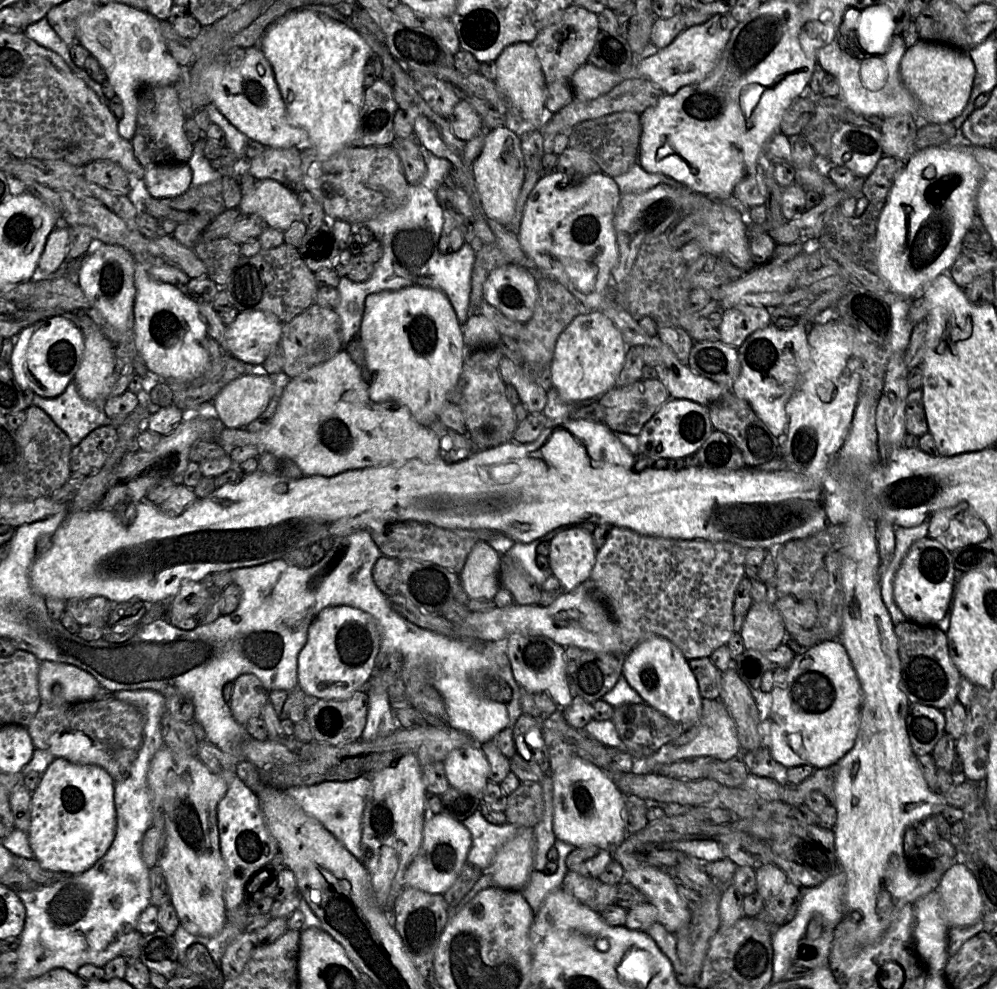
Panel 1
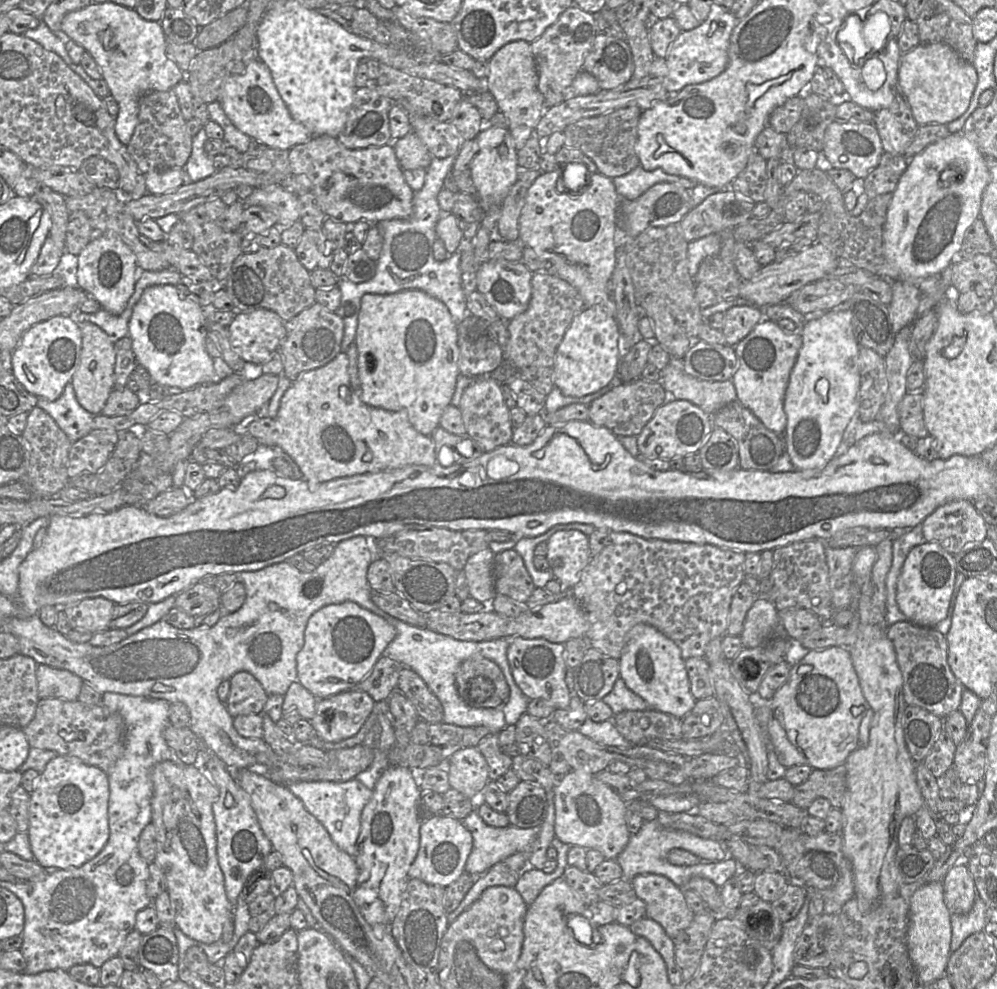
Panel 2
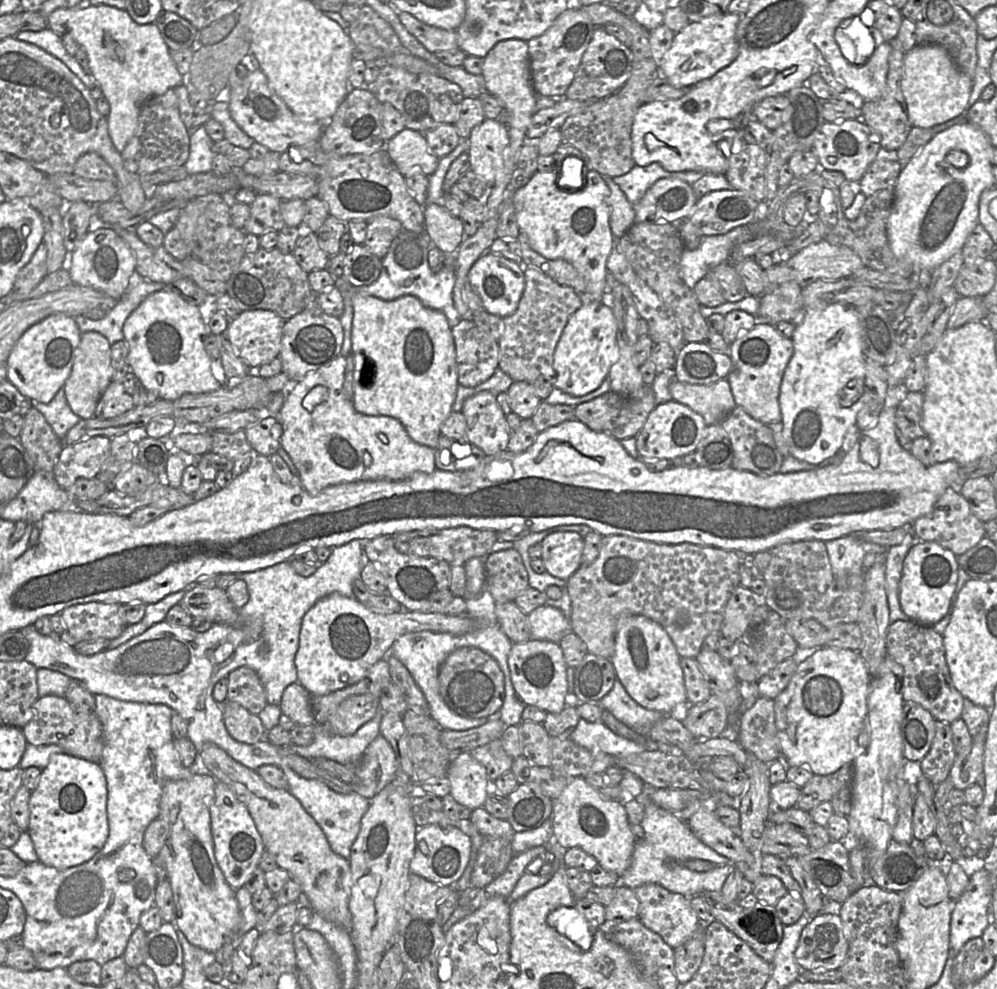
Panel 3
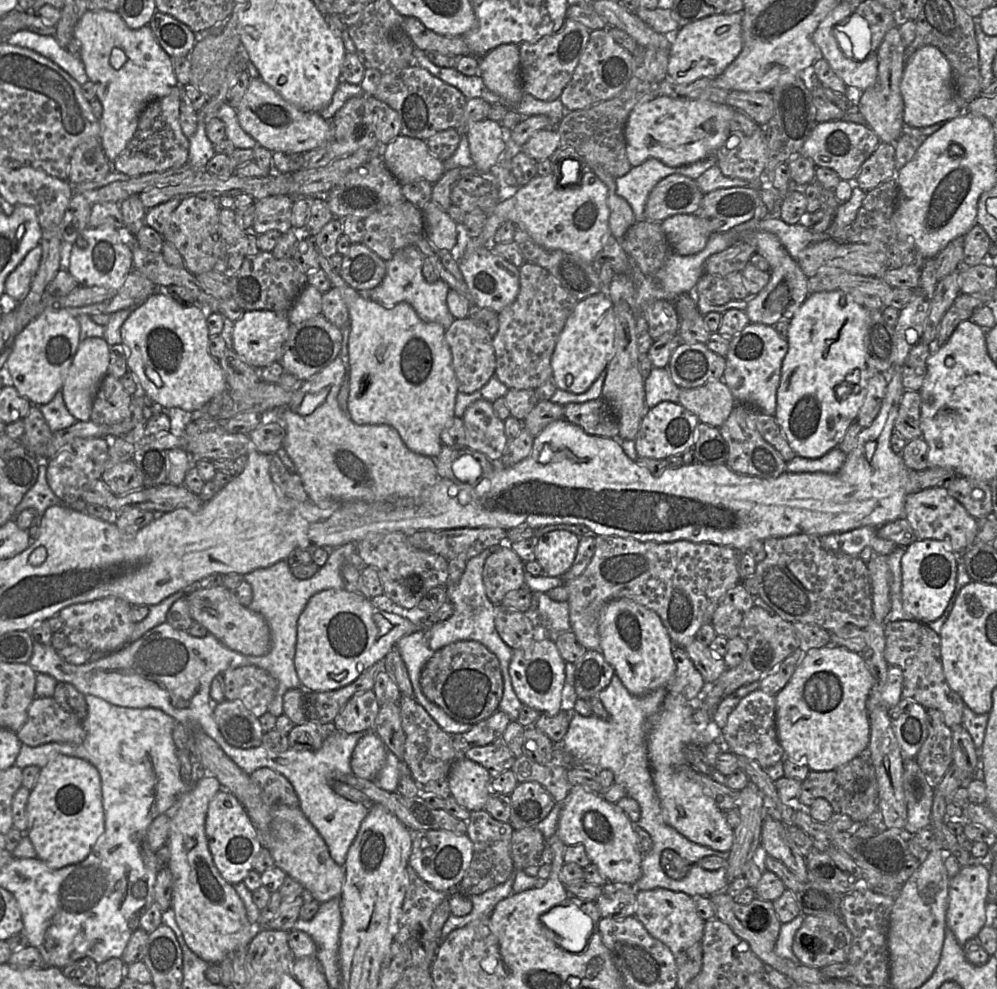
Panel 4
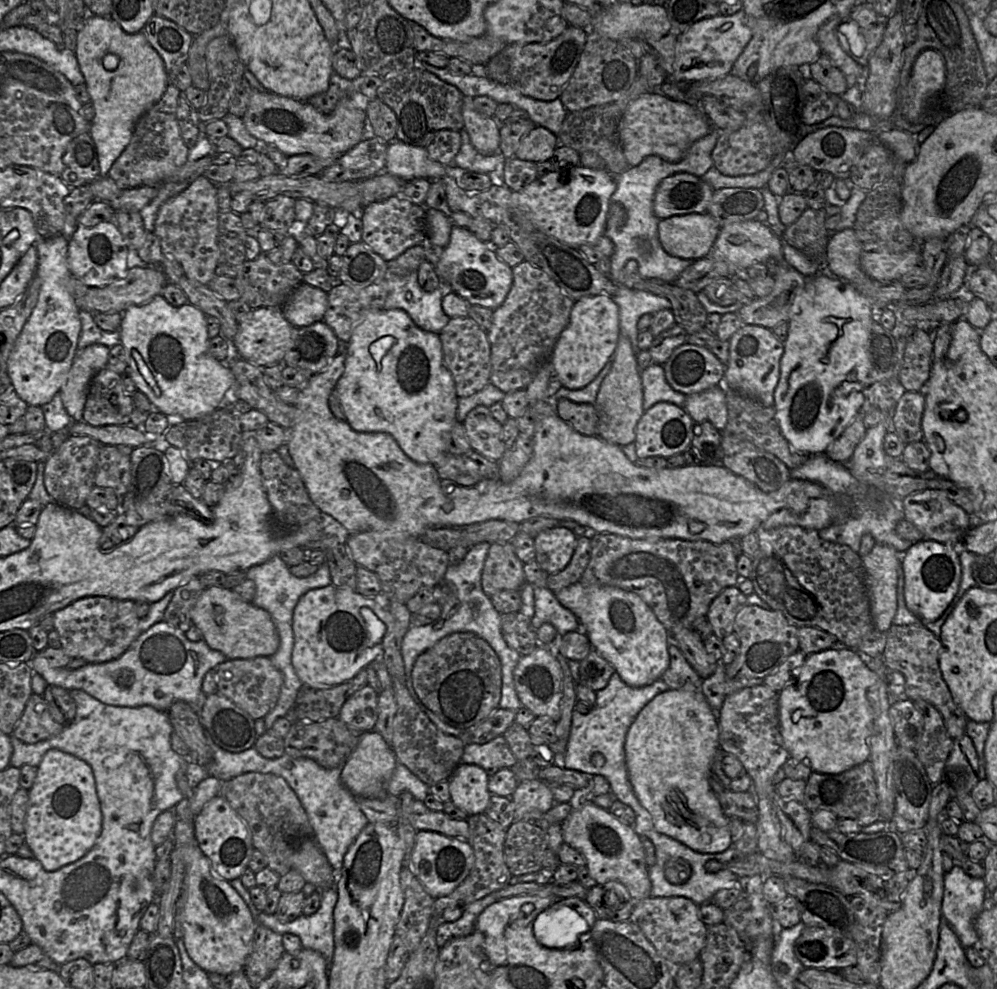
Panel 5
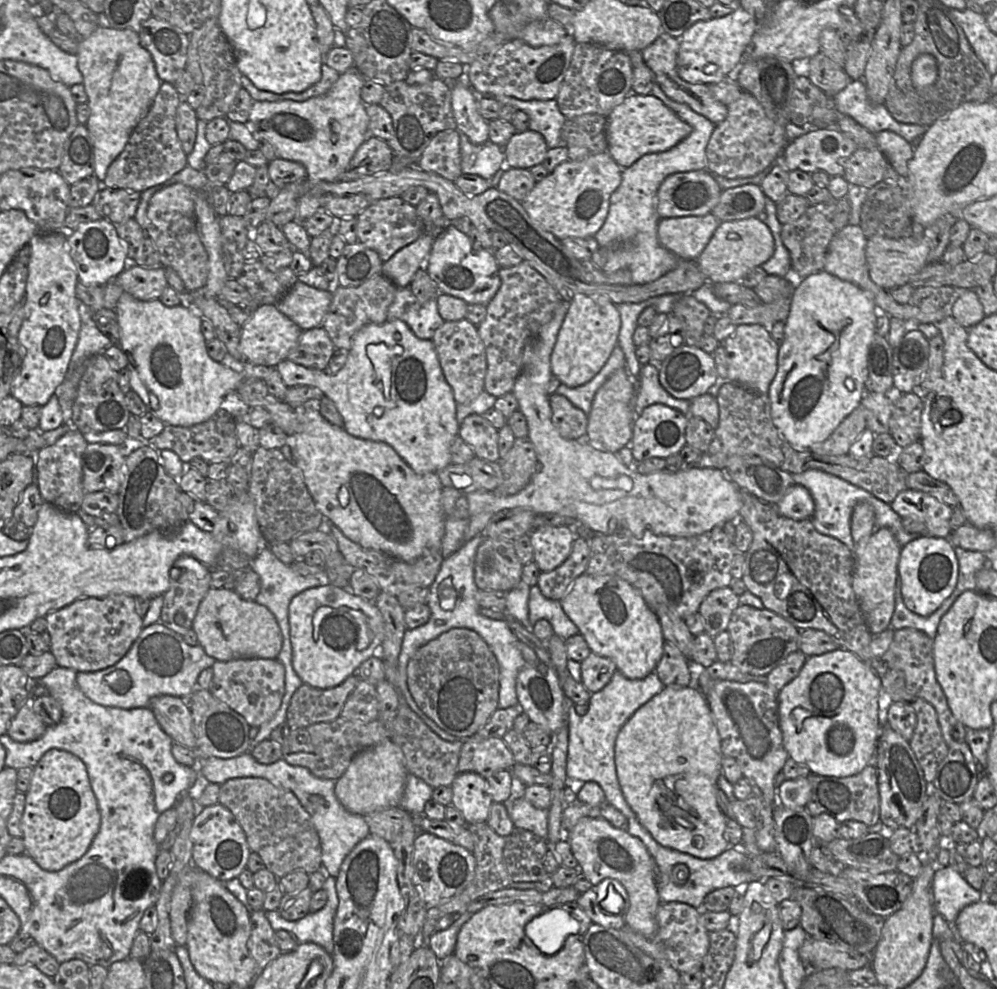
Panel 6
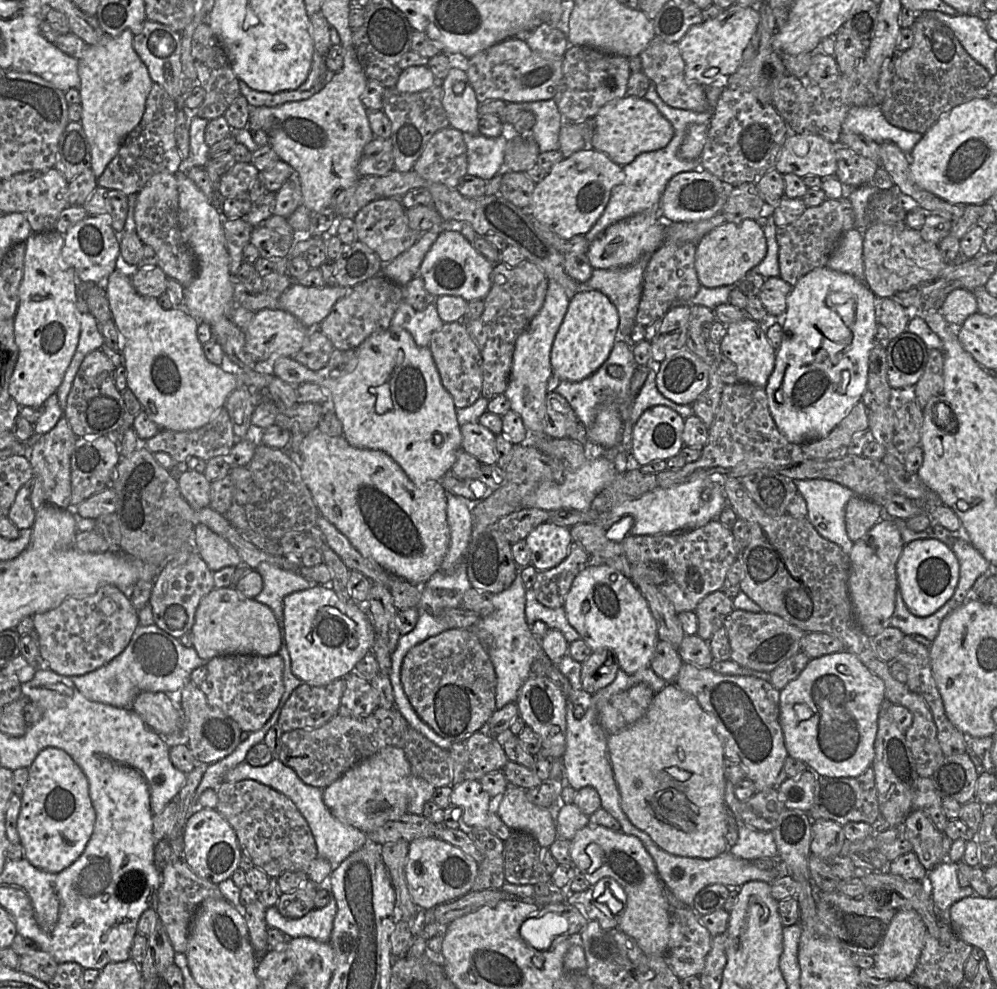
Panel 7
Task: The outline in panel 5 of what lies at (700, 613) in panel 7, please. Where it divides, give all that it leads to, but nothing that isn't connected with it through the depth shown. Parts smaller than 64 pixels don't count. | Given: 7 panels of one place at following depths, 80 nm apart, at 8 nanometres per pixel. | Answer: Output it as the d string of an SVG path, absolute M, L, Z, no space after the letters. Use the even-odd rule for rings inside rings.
M736 586L724 589L710 604L706 614L713 634L720 639L733 634L737 613L746 605L747 596Z

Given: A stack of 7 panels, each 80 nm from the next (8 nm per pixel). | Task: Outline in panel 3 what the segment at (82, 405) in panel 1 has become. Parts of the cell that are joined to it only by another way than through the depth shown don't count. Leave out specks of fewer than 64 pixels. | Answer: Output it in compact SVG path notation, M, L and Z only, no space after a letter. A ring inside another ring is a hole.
M64 387L60 388L49 403L32 401L32 406L40 411L54 433L62 440L67 432L74 427L81 418L77 416L70 408Z

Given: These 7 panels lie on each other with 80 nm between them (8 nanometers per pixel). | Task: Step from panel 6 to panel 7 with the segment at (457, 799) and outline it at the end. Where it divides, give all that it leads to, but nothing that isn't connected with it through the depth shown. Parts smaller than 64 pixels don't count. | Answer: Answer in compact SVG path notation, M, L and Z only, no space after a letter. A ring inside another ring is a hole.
M465 780L452 788L450 802L462 810L461 826L466 829L488 828L489 814L494 807L495 800L487 793L479 780Z

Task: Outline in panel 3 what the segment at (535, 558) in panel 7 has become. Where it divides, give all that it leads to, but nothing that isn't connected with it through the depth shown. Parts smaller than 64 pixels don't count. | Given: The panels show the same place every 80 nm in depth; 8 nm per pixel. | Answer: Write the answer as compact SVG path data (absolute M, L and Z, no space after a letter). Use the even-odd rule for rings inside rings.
M555 532L542 542L541 559L546 572L567 581L582 566L584 538L576 532Z

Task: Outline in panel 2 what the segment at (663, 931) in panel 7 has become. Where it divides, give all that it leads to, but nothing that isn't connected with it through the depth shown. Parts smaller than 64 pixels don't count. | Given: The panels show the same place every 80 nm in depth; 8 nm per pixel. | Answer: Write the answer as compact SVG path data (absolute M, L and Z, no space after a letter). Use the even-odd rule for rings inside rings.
M575 770L565 775L560 781L558 780L557 786L555 787L554 806L555 806L555 824L554 824L555 837L565 844L593 848L600 851L605 856L606 859L616 859L617 856L623 851L623 849L625 848L630 839L631 834L627 829L626 823L626 802L624 802L610 786L599 781L595 775L589 774L583 770Z

